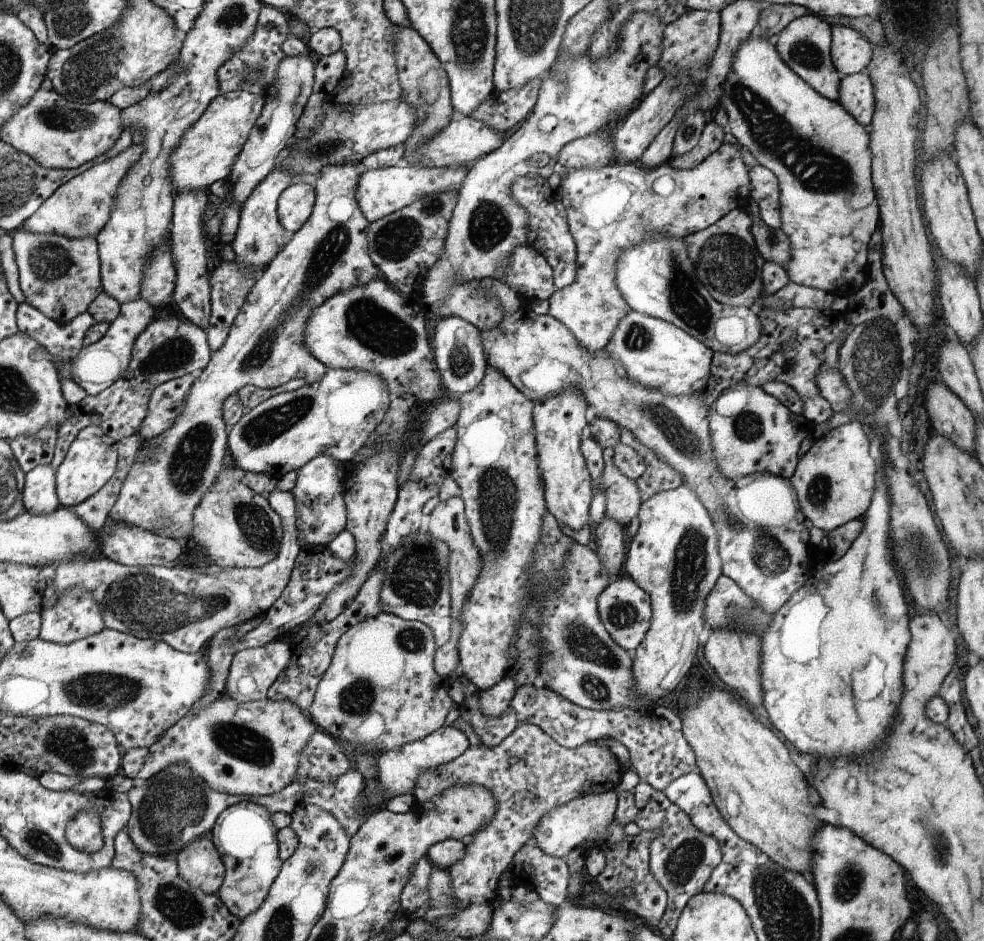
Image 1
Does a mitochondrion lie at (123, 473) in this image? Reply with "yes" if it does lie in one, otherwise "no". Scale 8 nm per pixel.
no

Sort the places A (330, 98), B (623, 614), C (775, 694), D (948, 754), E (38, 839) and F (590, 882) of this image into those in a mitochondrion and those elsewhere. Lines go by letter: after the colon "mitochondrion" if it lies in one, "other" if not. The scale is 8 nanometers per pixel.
A: other
B: mitochondrion
C: other
D: other
E: mitochondrion
F: other

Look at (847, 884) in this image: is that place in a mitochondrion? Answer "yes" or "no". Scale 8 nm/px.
yes

